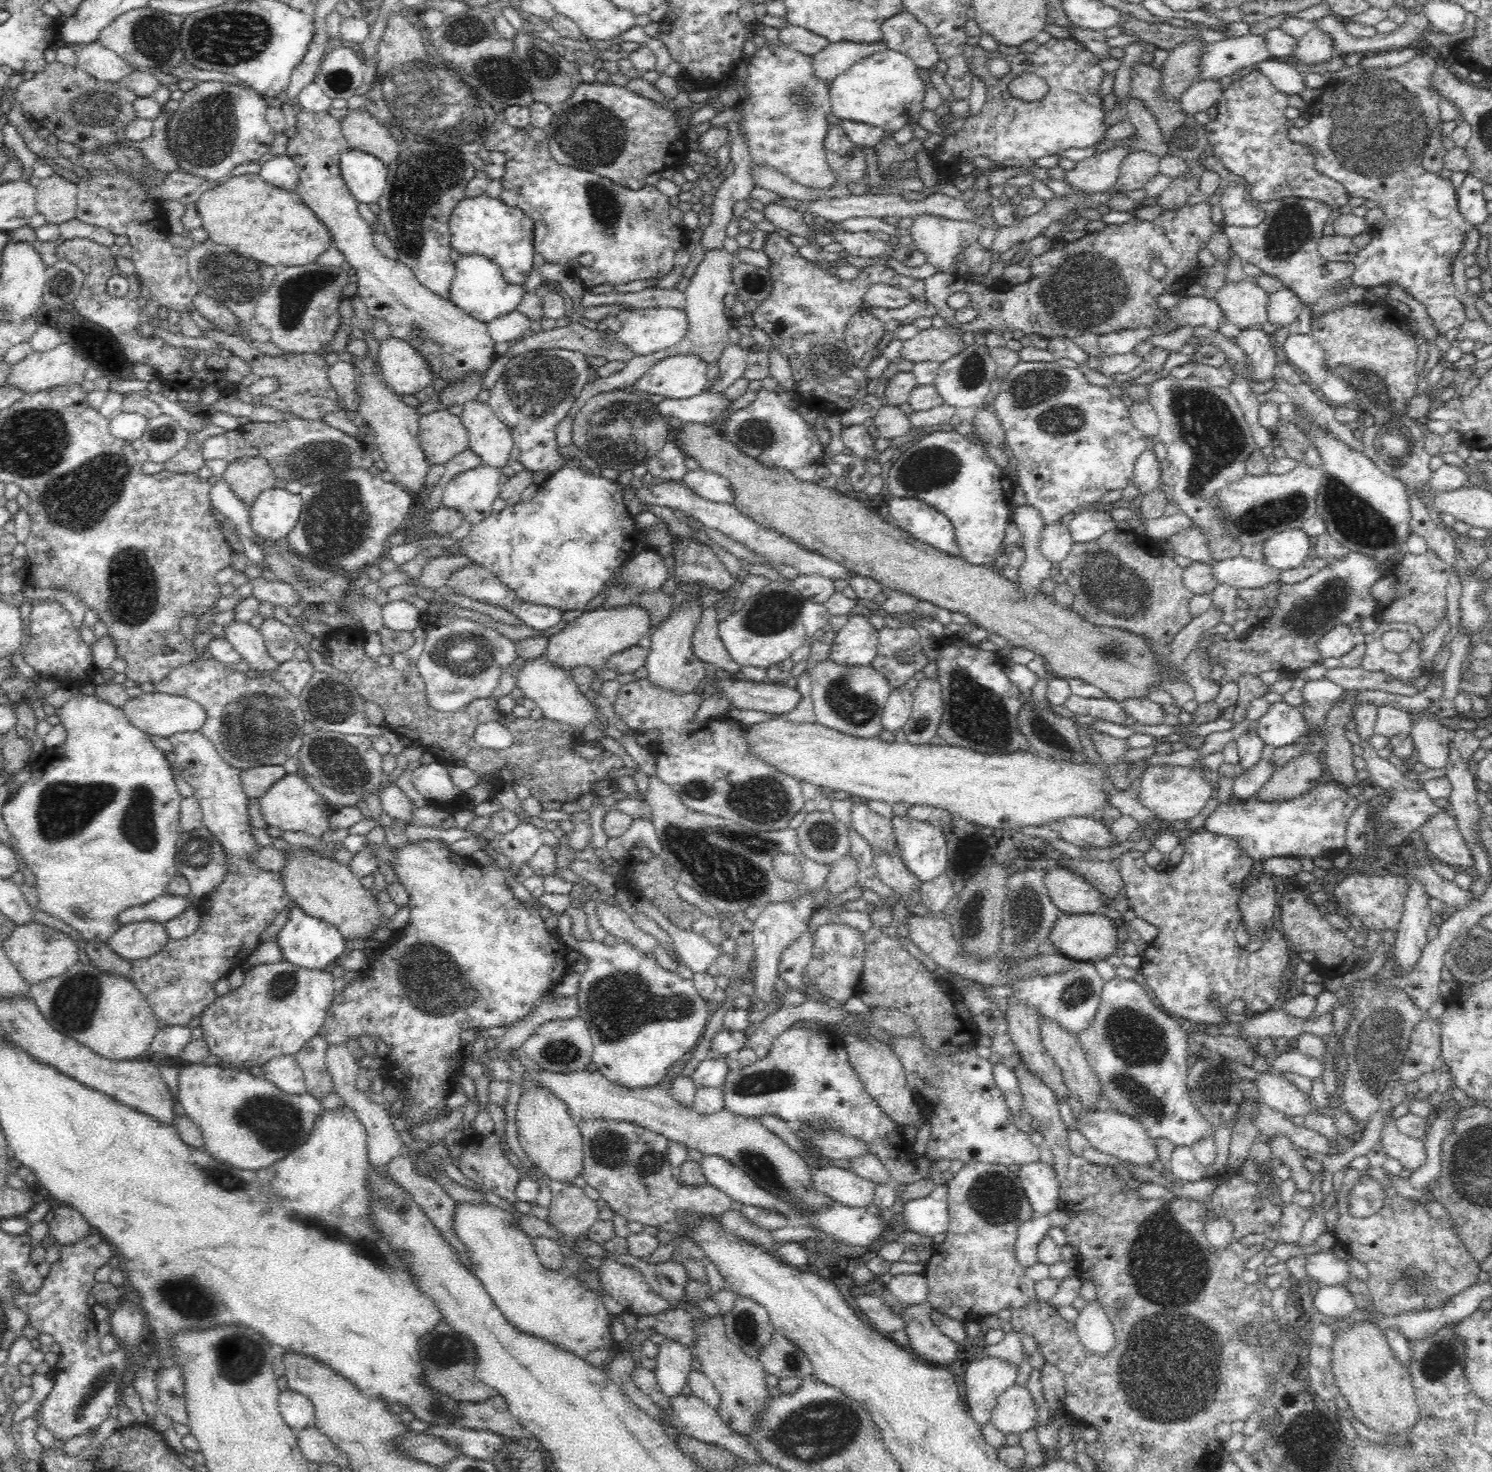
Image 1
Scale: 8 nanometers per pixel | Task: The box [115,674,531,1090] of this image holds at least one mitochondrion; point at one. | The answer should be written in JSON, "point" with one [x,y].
{"point":[261,727]}

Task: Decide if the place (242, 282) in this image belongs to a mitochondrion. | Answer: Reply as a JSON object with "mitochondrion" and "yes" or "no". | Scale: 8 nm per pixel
{"mitochondrion":"yes"}

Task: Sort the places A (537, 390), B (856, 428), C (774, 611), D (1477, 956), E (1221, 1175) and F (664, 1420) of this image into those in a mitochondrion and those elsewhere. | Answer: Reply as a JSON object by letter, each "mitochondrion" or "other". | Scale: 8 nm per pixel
{"A":"mitochondrion","B":"other","C":"mitochondrion","D":"mitochondrion","E":"other","F":"other"}

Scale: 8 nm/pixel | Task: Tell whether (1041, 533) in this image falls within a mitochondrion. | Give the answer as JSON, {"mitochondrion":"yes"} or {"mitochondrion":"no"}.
{"mitochondrion":"no"}

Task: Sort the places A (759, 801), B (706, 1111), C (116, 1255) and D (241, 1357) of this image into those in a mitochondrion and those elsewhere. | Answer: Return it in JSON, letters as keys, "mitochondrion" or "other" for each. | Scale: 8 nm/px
{"A":"mitochondrion","B":"other","C":"other","D":"mitochondrion"}

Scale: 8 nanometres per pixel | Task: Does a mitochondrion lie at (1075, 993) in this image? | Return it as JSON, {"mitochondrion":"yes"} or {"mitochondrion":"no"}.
{"mitochondrion":"yes"}

